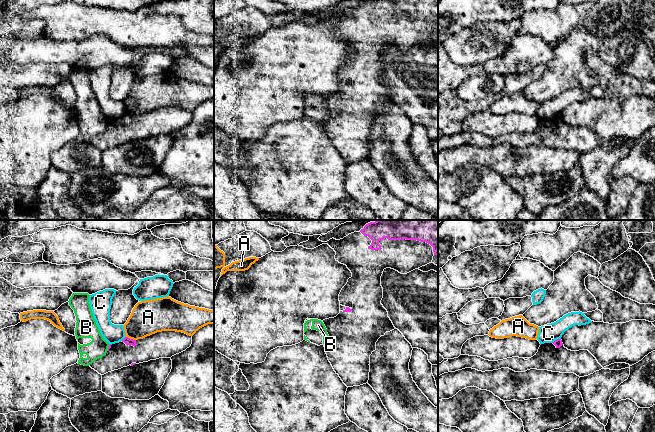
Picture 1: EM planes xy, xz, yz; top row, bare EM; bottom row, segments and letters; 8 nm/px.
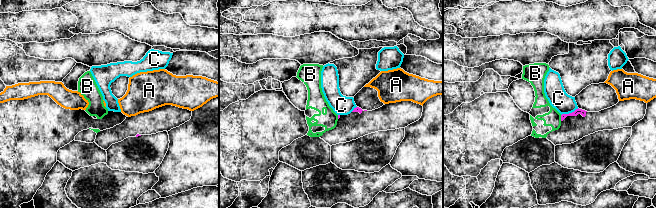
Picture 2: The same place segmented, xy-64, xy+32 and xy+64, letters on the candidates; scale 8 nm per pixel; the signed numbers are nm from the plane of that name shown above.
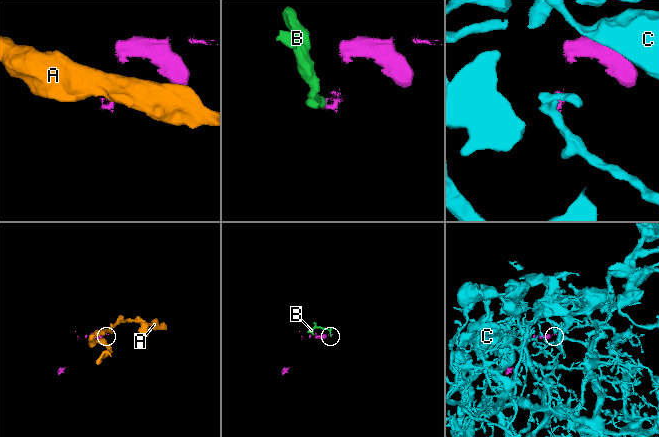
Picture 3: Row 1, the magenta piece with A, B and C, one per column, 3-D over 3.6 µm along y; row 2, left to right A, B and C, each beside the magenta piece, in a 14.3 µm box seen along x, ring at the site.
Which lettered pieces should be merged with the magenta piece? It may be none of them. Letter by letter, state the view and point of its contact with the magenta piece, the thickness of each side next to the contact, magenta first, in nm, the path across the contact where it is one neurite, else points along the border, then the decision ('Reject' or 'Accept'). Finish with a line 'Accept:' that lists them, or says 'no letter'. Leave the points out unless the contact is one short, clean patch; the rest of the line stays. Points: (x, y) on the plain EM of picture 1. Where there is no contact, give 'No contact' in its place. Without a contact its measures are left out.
A: Touches magenta at xy (129, 114). Thickness 60 nm (magenta) against 280 nm. Boundary: xy (125, 112), (135, 116). Reject
B: Touches magenta at xy (108, 123). Thickness 20 nm (magenta) against 170 nm. Boundary: xy (110, 120), (106, 126). Reject
C: Touches magenta at yz (555, 116). Thickness 70 nm (magenta) against 150 nm. Reject
Accept: no letter

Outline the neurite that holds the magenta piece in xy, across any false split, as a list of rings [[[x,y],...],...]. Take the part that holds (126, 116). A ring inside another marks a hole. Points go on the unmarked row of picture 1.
[[[162,107],[143,115],[125,113],[122,117],[110,120],[107,129],[89,142],[104,151],[108,148],[135,140],[171,134],[189,124],[192,112],[176,107]]]

